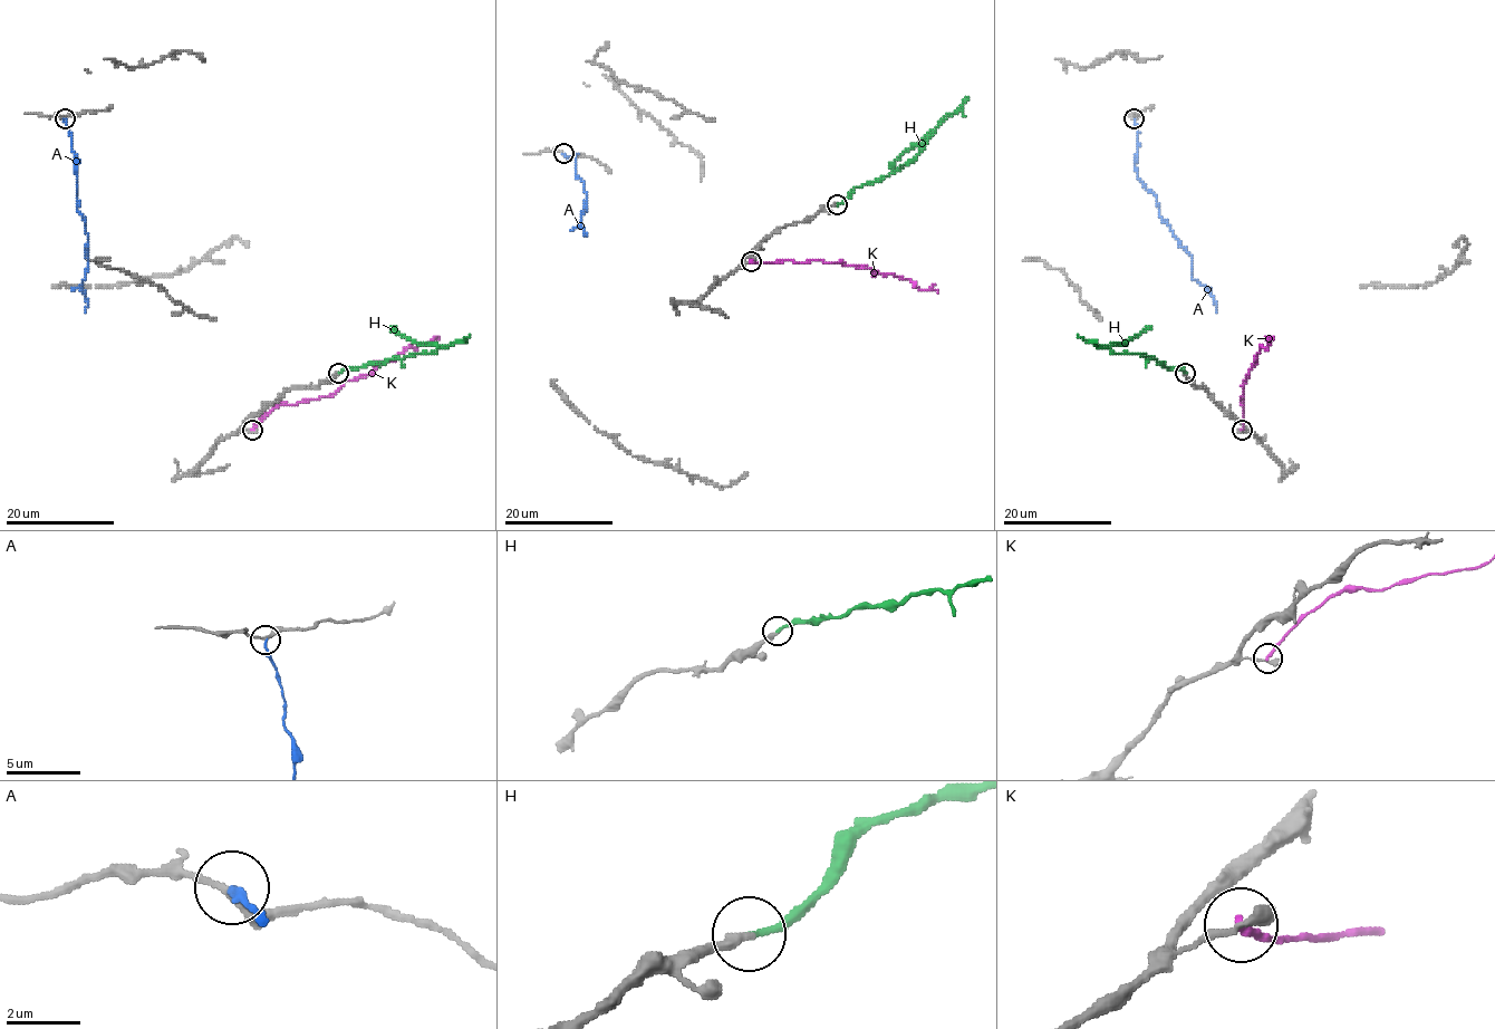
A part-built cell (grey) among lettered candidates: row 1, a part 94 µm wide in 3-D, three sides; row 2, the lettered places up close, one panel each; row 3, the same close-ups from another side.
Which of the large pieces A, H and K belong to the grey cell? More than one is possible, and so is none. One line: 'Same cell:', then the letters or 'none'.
Same cell: H

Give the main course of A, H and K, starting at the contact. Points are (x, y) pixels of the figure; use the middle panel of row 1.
A: (563, 153), (574, 154), (575, 178), (586, 192), (586, 212), (579, 224), (582, 237)
H: (836, 203), (856, 188), (881, 181), (906, 165), (936, 128), (913, 144), (894, 163), (893, 170)
K: (752, 261), (841, 262), (907, 278), (919, 289), (938, 292)

